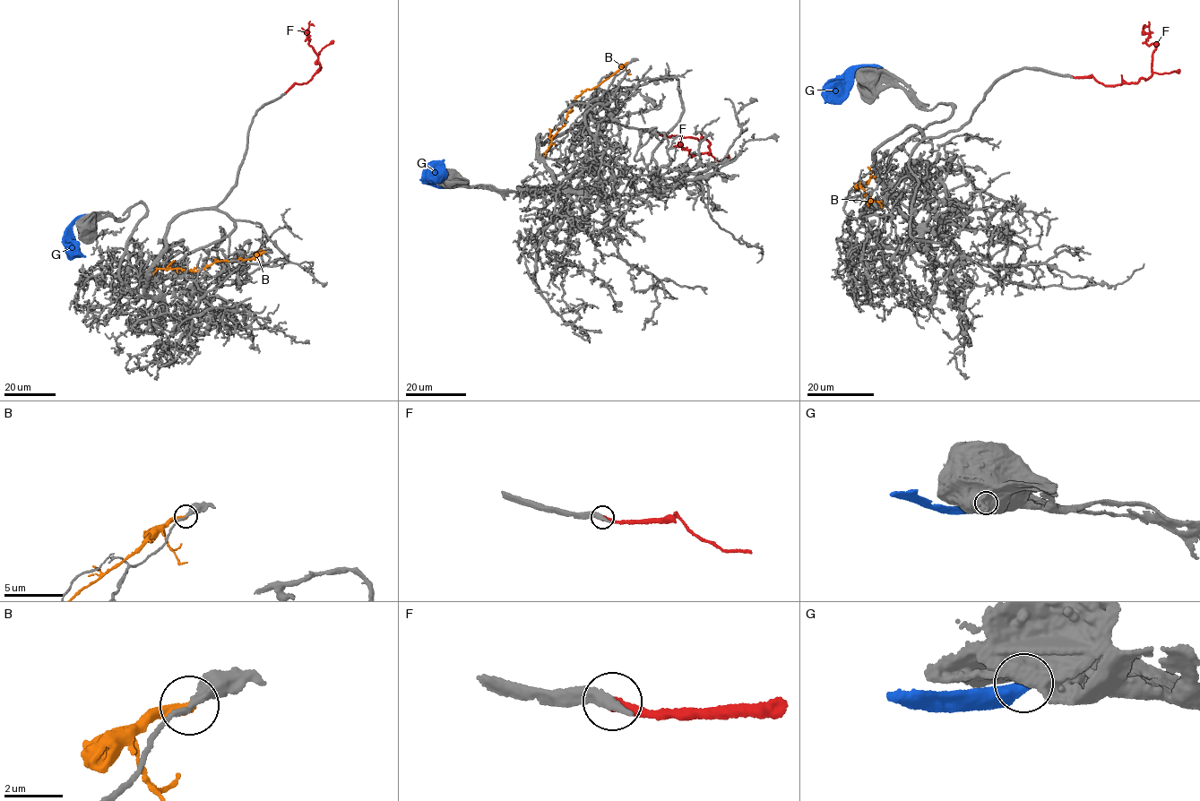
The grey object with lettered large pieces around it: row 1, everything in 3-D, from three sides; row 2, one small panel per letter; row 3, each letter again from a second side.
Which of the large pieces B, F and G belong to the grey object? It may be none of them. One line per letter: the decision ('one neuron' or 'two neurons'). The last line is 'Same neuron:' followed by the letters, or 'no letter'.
B: two neurons
F: two neurons
G: two neurons
Same neuron: no letter

